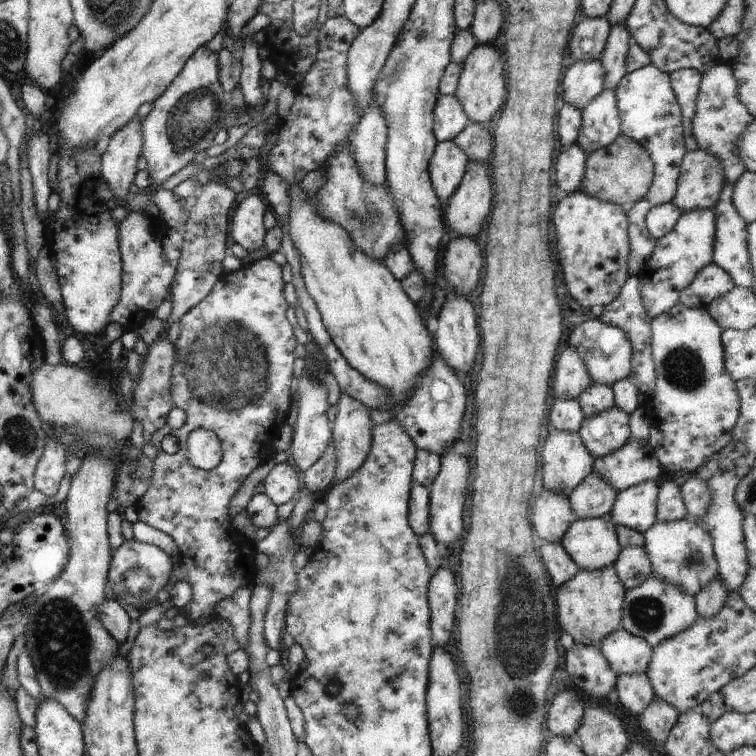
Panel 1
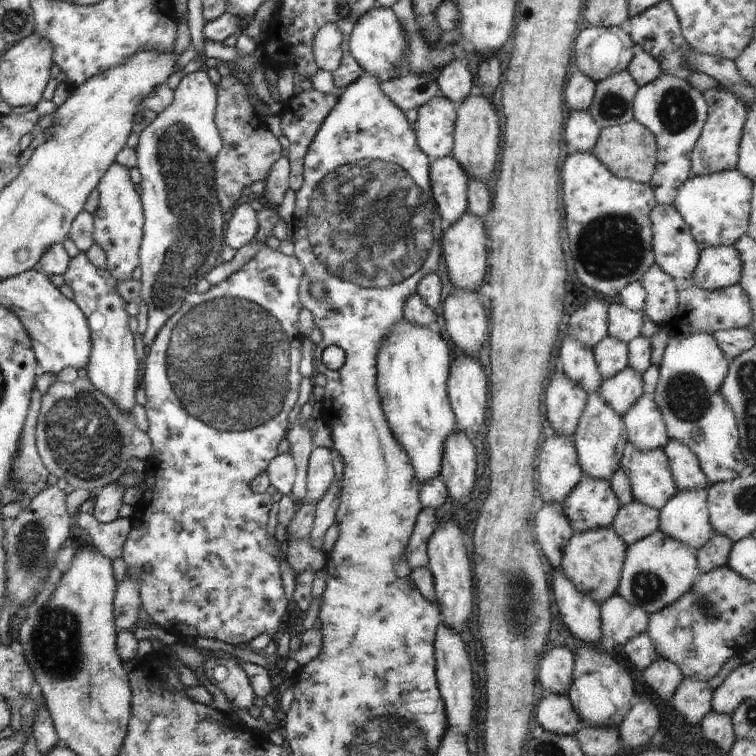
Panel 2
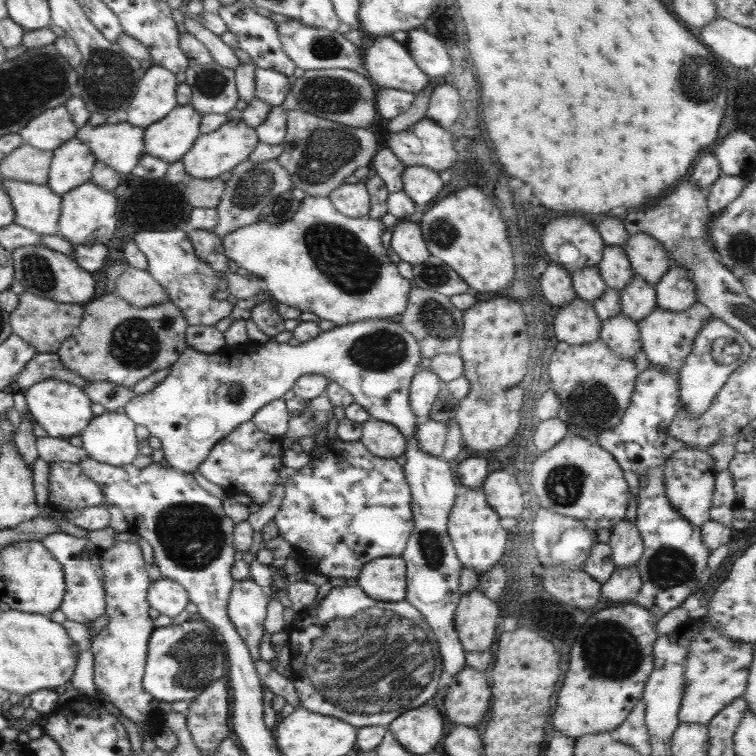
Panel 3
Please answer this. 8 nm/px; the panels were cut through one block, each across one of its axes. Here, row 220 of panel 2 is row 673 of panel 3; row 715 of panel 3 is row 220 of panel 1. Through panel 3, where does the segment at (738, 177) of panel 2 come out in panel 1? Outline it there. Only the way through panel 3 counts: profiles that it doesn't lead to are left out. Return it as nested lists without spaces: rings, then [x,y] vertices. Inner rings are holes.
[[[714,208],[693,209],[682,212],[670,235],[657,240],[652,257],[639,276],[642,304],[652,320],[679,303],[681,291],[694,281],[703,267],[713,263],[715,233]]]

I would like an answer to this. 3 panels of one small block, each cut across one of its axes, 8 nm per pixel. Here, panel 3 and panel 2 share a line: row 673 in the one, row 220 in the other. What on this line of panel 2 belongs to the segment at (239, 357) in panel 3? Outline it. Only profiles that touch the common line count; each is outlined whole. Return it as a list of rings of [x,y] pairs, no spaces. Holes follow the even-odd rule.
[[[452,156],[432,160],[429,169],[428,187],[437,204],[437,212],[452,225],[467,212],[467,173]]]

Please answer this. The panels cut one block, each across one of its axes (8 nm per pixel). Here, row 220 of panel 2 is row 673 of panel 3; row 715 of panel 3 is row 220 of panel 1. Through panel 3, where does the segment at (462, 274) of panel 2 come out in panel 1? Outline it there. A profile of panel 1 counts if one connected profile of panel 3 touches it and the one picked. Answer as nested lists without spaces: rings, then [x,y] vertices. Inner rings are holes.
[[[468,162],[460,187],[448,200],[446,223],[458,237],[476,236],[492,210],[492,184],[484,164]]]

